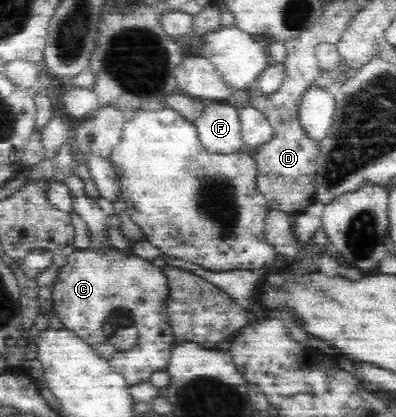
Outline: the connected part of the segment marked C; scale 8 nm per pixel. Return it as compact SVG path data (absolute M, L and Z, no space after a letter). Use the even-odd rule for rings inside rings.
M76 250L68 257L68 264L61 268L53 286L52 307L66 328L77 332L104 359L109 360L114 372L118 372L128 386L141 384L150 379L154 372L165 371L169 350L173 342L166 300L169 295L166 275L151 260L137 255L110 257L98 255L96 250Z

